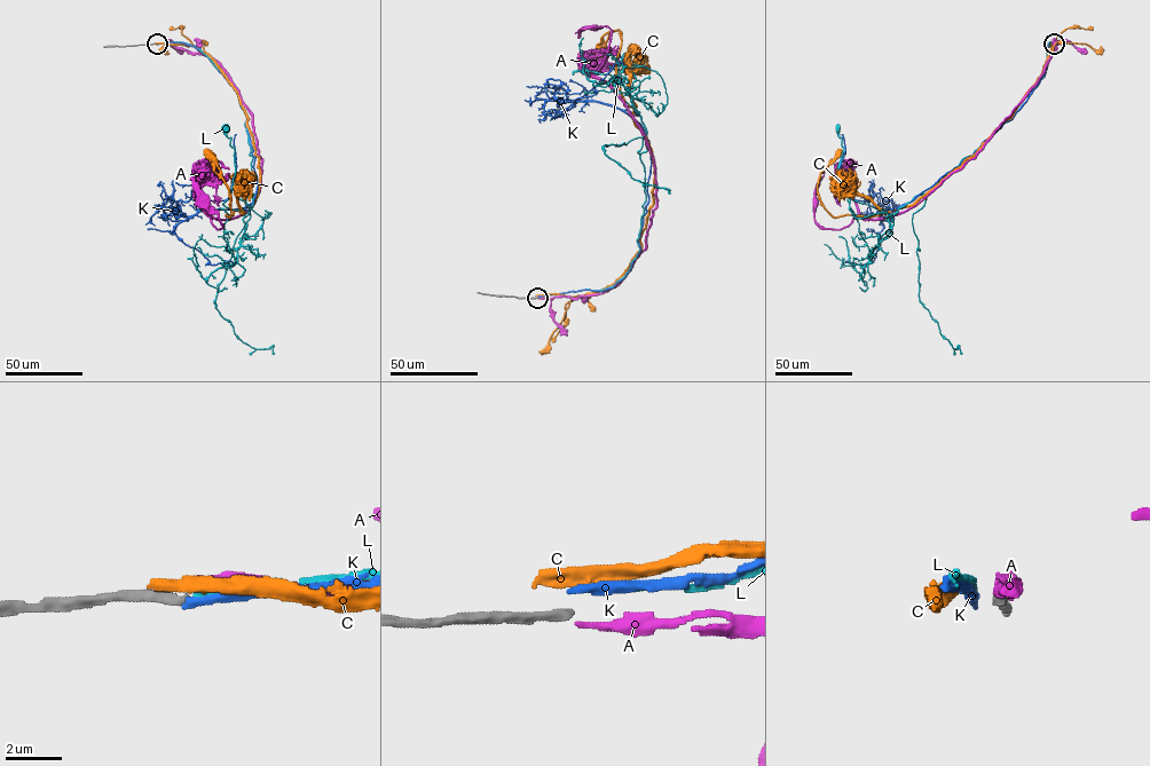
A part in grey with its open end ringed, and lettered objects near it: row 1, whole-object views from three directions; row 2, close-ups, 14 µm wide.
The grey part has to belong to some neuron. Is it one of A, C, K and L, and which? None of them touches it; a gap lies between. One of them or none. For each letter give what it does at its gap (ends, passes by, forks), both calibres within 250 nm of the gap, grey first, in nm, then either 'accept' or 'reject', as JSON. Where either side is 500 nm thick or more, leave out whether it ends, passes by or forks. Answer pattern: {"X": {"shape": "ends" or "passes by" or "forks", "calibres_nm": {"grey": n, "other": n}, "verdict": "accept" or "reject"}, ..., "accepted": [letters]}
{"A": {"shape": "ends", "calibres_nm": {"grey": 320, "other": 200}, "verdict": "reject"}, "C": {"shape": "passes by", "calibres_nm": {"grey": 320, "other": 440}, "verdict": "reject"}, "K": {"shape": "ends", "calibres_nm": {"grey": 320, "other": 320}, "verdict": "reject"}, "L": {"shape": "ends", "calibres_nm": {"grey": 320, "other": 200}, "verdict": "reject"}, "accepted": []}

